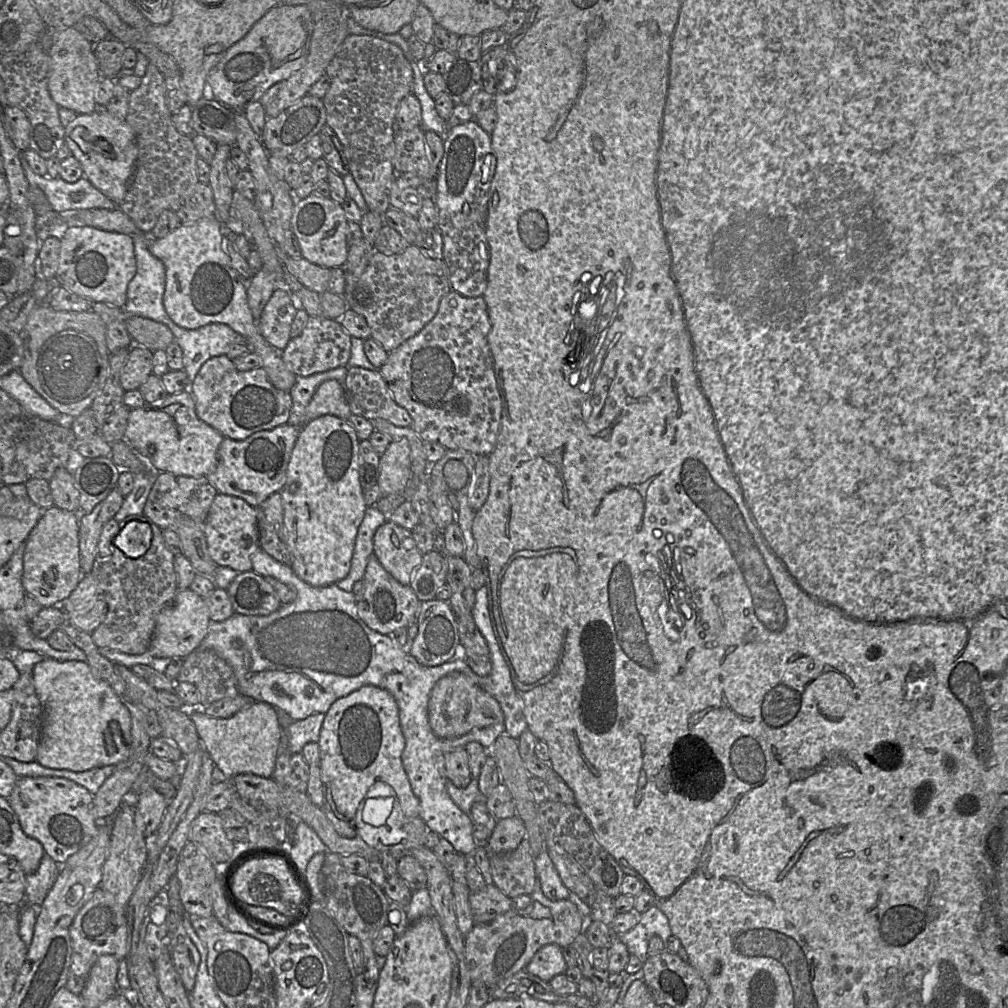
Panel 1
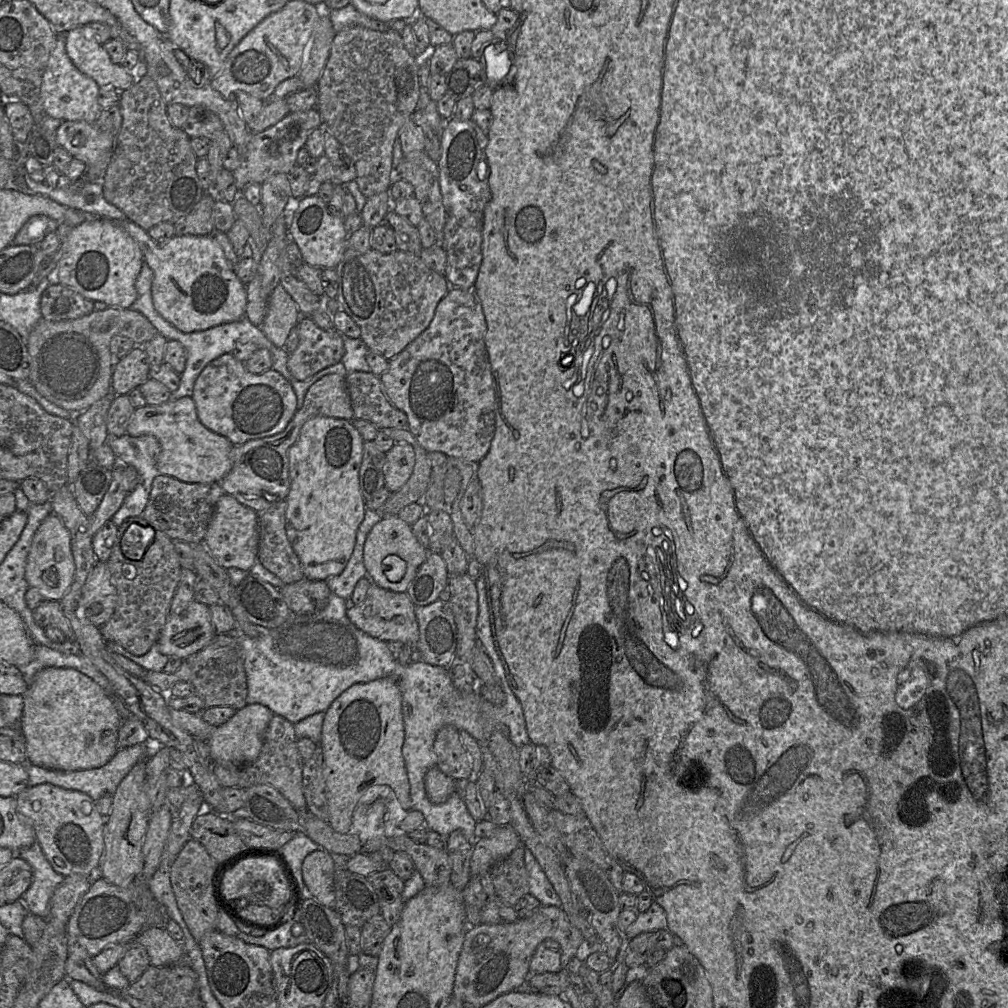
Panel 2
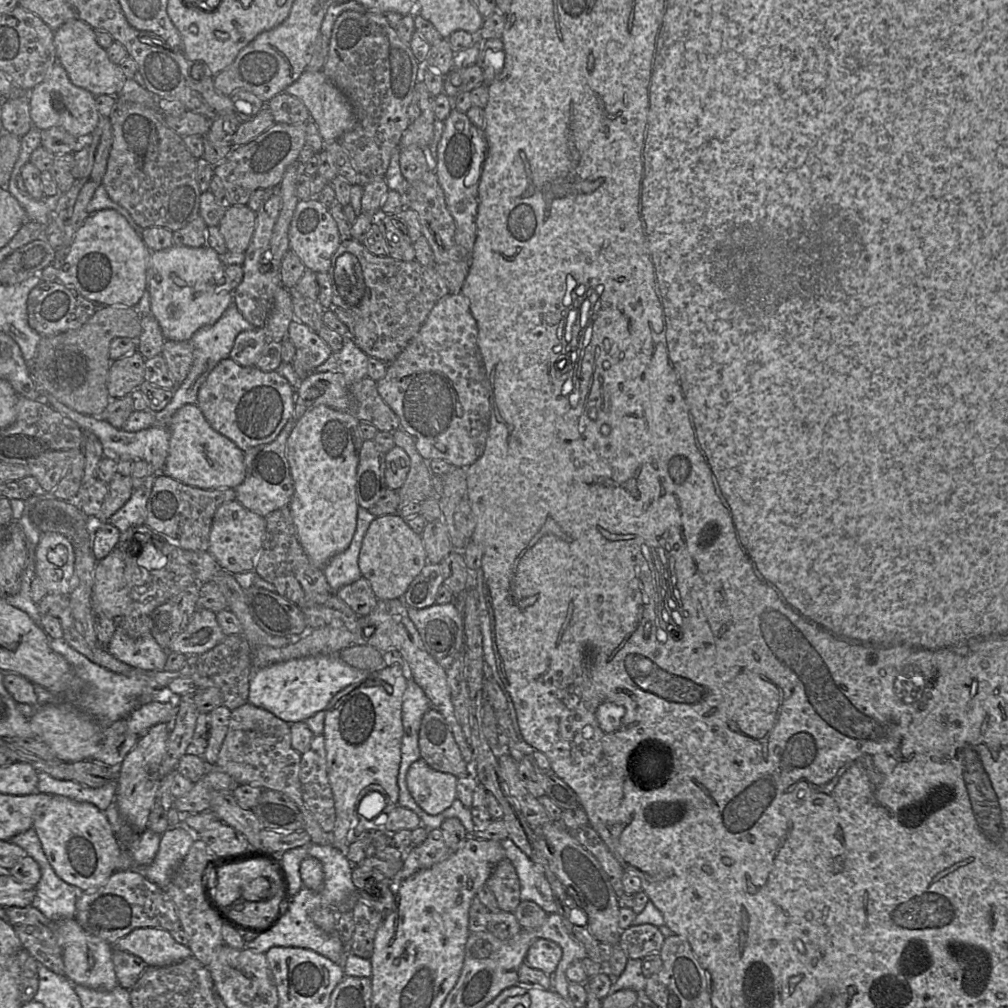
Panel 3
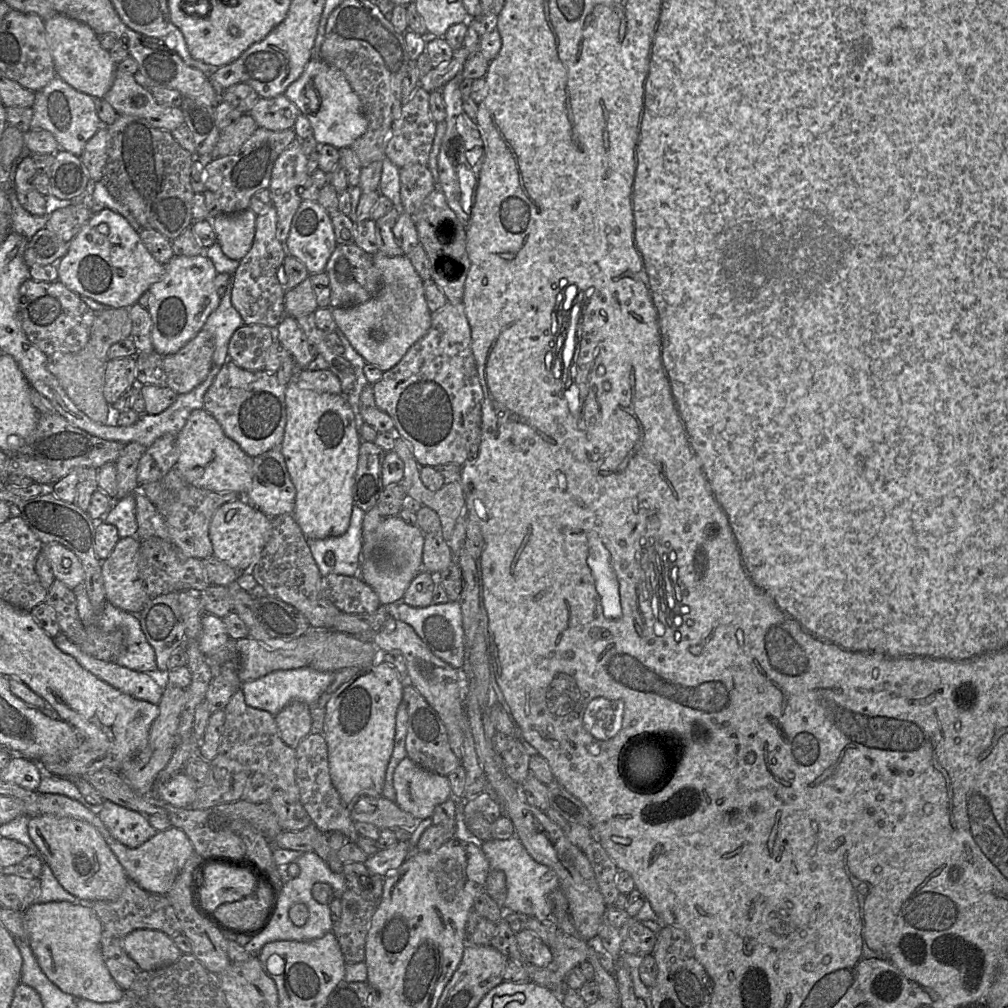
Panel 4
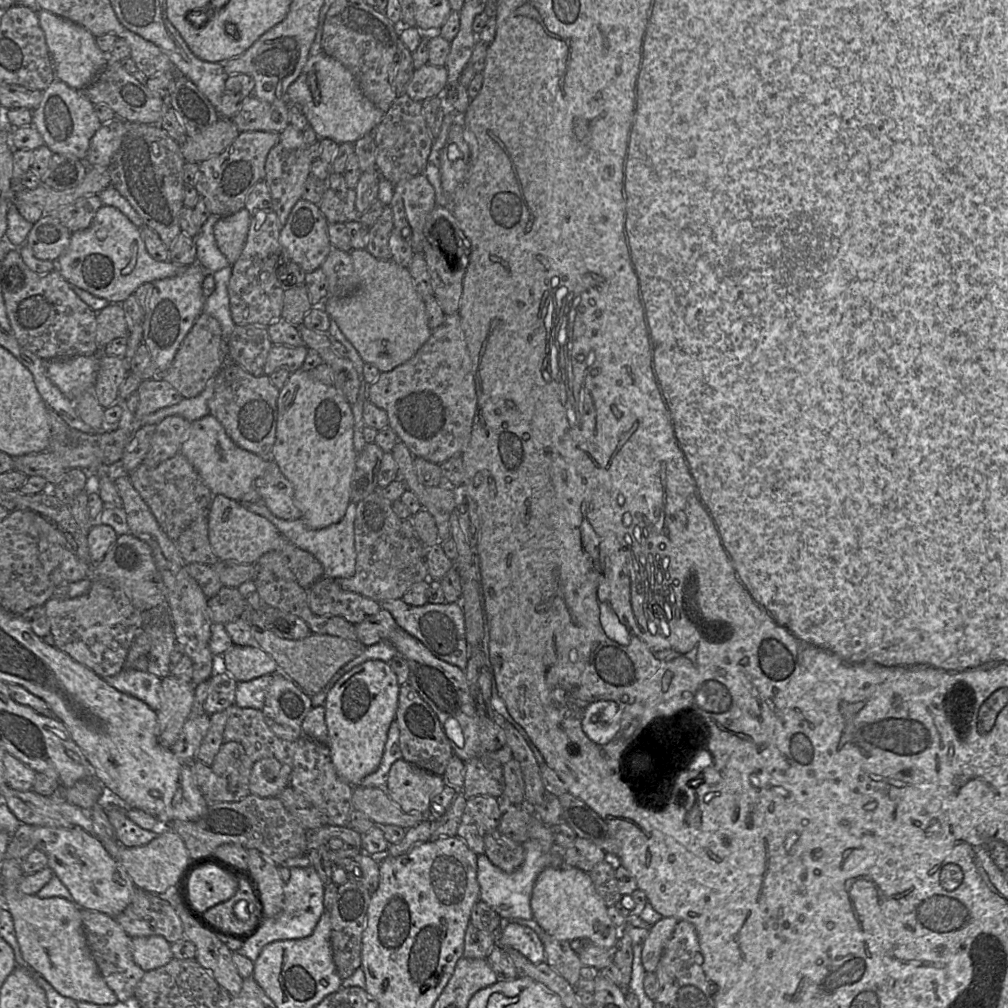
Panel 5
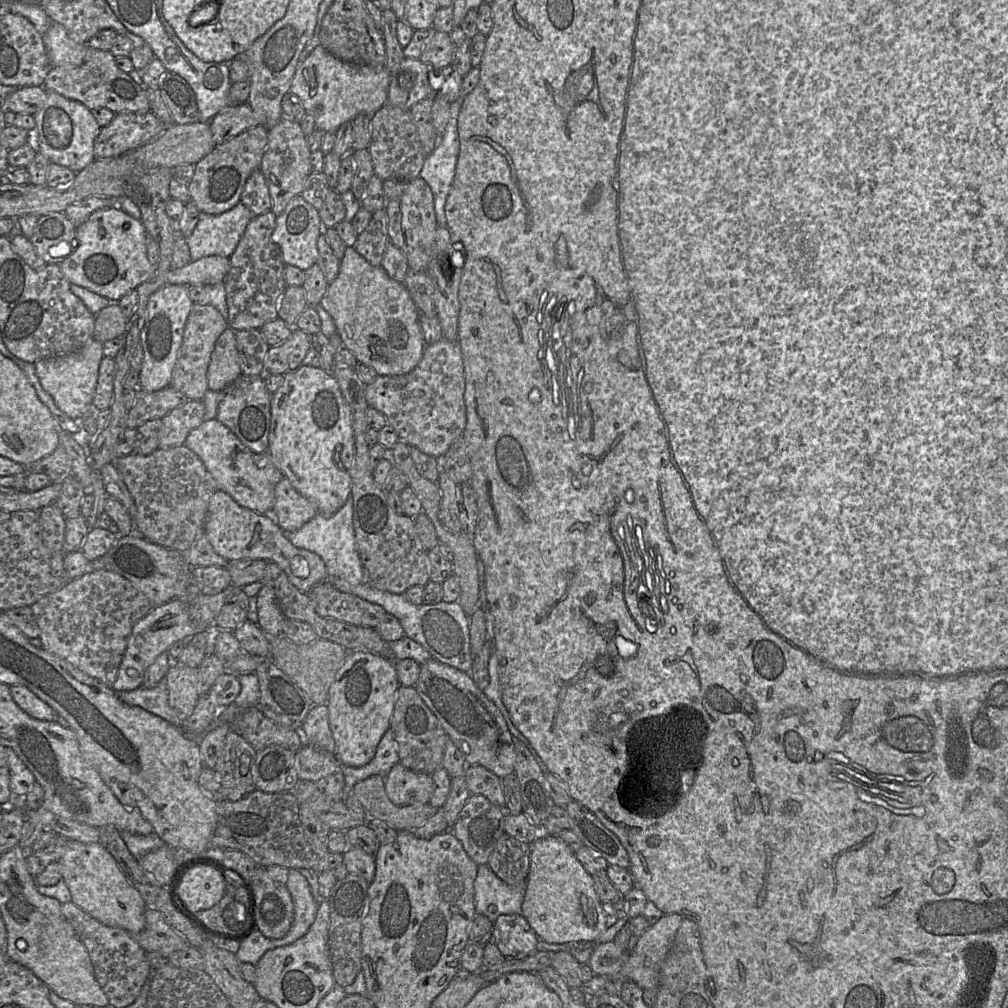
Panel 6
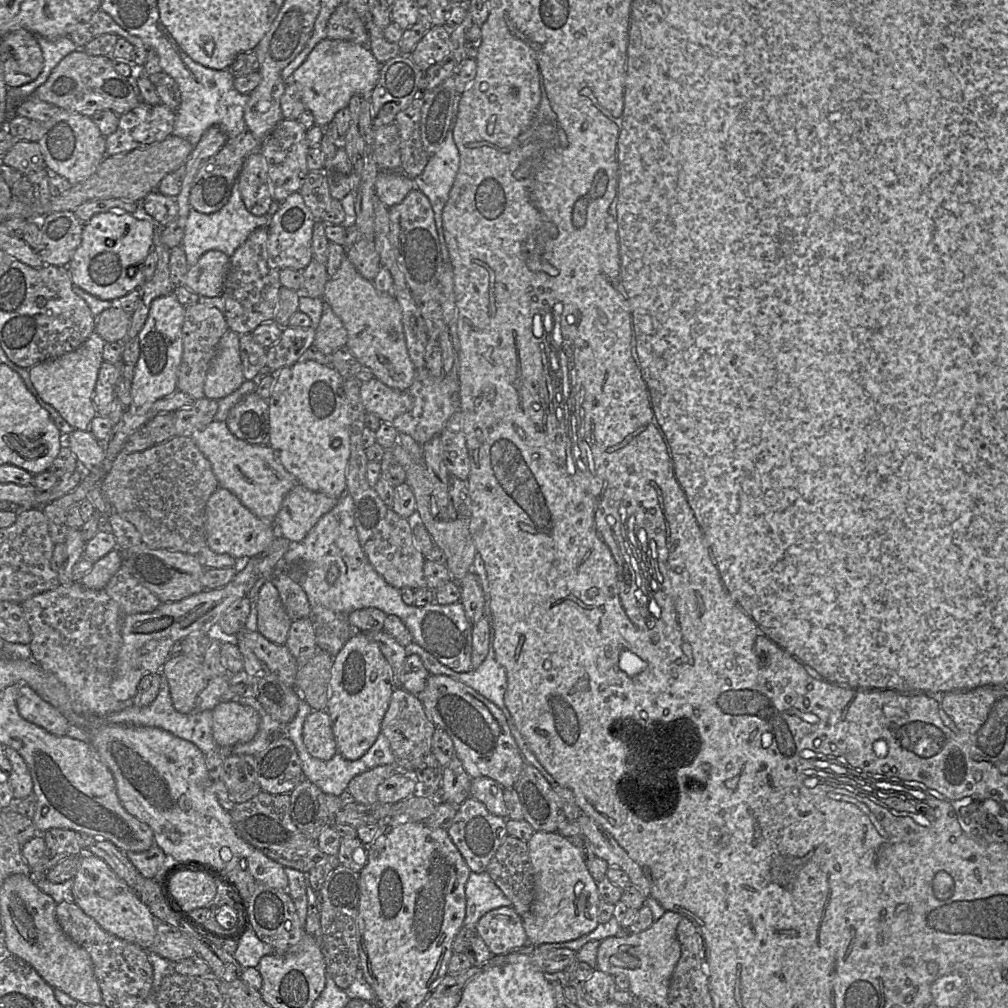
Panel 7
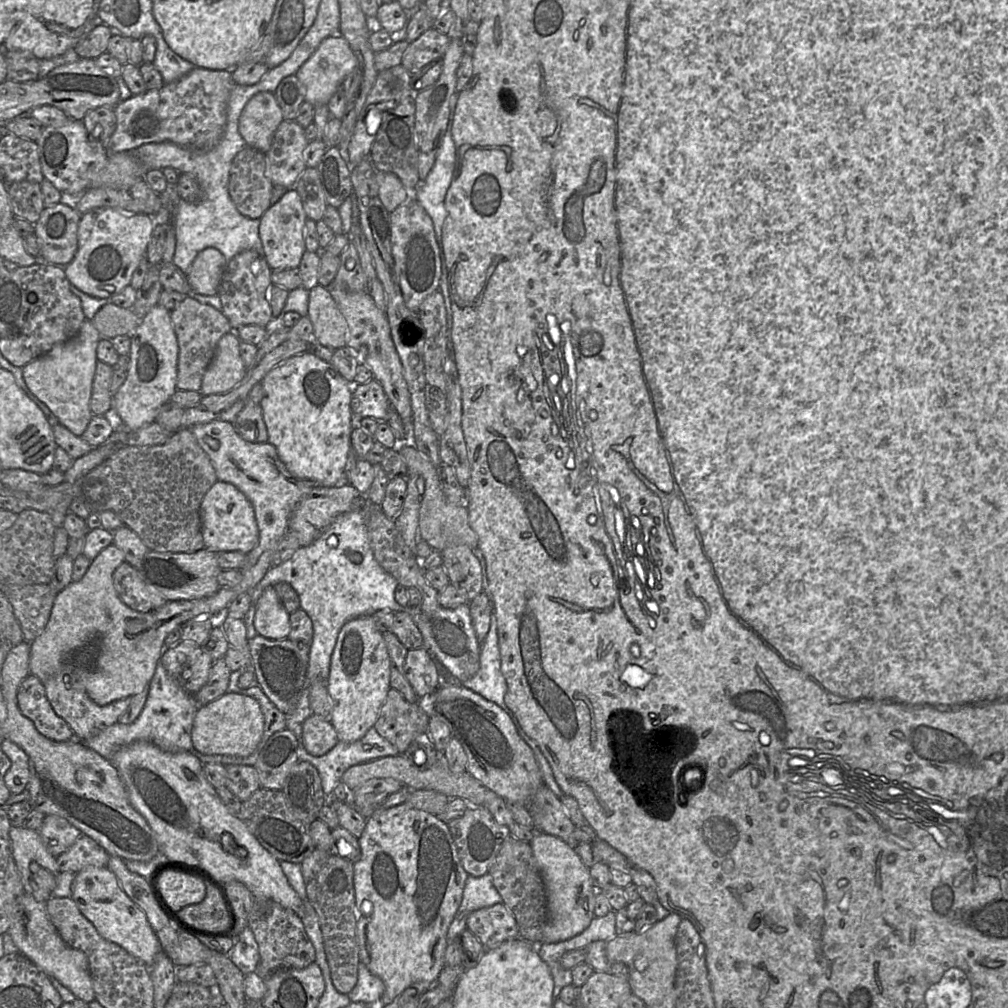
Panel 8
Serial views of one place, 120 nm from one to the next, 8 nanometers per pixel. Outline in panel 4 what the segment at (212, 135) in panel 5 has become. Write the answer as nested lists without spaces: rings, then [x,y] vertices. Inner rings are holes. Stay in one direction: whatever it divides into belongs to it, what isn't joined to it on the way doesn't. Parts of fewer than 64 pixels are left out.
[[[243,114],[236,122],[220,131],[212,157],[216,159],[237,152],[257,129],[255,120],[249,114]]]

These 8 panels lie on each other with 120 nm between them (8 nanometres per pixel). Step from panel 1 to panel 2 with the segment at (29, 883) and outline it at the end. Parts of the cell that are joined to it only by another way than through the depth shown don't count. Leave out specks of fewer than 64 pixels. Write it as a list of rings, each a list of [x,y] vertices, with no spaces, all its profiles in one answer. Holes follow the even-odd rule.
[[[37,840],[32,846],[19,850],[17,855],[24,859],[32,870],[32,882],[22,896],[22,902],[29,913],[47,918],[50,899],[58,885],[63,882],[64,876],[52,868]]]

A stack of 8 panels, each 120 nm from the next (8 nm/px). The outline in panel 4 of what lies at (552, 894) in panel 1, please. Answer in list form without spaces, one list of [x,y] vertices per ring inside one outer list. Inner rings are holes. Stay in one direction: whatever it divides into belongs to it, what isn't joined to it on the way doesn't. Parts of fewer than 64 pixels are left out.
[[[516,836],[507,840],[491,839],[483,842],[480,847],[488,859],[490,869],[505,873],[507,888],[503,908],[505,912],[521,913],[538,919],[552,918],[549,896],[559,888],[559,878],[552,868],[534,860]]]

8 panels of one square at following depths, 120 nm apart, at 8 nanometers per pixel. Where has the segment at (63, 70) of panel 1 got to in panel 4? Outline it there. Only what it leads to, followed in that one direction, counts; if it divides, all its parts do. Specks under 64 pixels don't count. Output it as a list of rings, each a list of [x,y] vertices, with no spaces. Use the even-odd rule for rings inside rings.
[[[58,76],[35,93],[30,128],[49,131],[55,137],[60,149],[79,157],[87,141],[104,126],[97,115],[95,99],[77,91]]]

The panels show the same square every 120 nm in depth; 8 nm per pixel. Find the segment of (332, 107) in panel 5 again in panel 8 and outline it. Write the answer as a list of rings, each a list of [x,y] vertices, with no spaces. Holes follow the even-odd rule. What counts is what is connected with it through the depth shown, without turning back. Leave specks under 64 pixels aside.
[[[341,34],[325,38],[295,74],[305,86],[305,101],[313,106],[327,105],[357,65],[357,56]]]

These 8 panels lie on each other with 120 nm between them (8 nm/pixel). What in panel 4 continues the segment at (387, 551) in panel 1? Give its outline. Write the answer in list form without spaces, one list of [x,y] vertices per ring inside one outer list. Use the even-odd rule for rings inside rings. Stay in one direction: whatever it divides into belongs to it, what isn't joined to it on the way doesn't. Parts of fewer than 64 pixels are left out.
[[[392,516],[392,517],[383,518],[383,520],[380,522],[380,524],[378,525],[378,527],[376,529],[376,538],[377,538],[377,544],[383,546],[391,554],[392,562],[394,565],[392,566],[390,564],[387,564],[381,559],[376,560],[374,557],[364,558],[364,560],[362,560],[362,549],[361,549],[360,577],[367,585],[369,585],[375,591],[375,593],[378,595],[380,603],[382,605],[389,605],[389,604],[392,604],[397,601],[403,601],[402,599],[403,599],[404,594],[405,594],[406,590],[408,589],[410,583],[423,570],[423,547],[424,547],[424,541],[425,541],[424,533],[420,530],[420,528],[417,525],[413,526],[413,525],[407,524],[399,516]]]

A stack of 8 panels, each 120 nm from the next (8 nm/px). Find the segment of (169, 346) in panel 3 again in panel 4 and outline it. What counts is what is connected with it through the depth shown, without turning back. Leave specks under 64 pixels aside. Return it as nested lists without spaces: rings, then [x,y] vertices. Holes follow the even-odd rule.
[[[201,329],[179,351],[163,356],[166,385],[178,395],[192,391],[208,376],[214,351],[213,336]]]

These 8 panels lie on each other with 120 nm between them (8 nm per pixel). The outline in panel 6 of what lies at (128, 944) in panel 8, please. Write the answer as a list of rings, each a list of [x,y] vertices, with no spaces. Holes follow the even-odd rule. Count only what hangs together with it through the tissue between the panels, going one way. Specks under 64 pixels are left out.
[[[71,839],[64,840],[64,852],[58,862],[71,901],[100,923],[124,929],[130,934],[145,927],[147,906],[137,889],[128,881],[118,864],[100,843],[85,844]]]

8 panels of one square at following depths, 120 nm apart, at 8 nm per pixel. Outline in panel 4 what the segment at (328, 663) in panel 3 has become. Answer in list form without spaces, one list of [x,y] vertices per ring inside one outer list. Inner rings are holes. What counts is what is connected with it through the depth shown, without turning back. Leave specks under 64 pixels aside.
[[[310,667],[290,670],[277,670],[253,681],[242,683],[240,690],[243,692],[246,705],[265,710],[277,715],[283,708],[293,701],[301,701],[313,706],[335,679],[333,672],[319,672]]]

